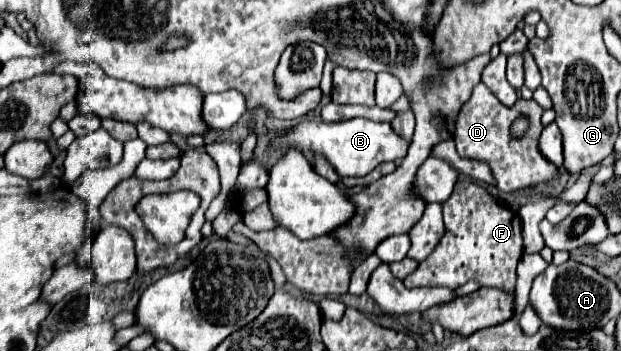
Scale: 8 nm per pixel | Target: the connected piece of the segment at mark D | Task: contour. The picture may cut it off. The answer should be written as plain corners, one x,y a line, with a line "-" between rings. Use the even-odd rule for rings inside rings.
480,82
474,86
470,100
462,106
460,116
457,117
456,136
454,136
456,150
464,158
488,162
498,182
496,188
500,192
510,194
540,182
548,182
556,178
558,170
550,162
544,162
544,156
538,152
538,138
542,132
542,124
540,124
542,112
544,110
536,106
534,100
528,102
522,98
512,108
508,108
-
520,116
528,116
528,132
524,134
524,138
514,138
510,128
512,128
512,122

